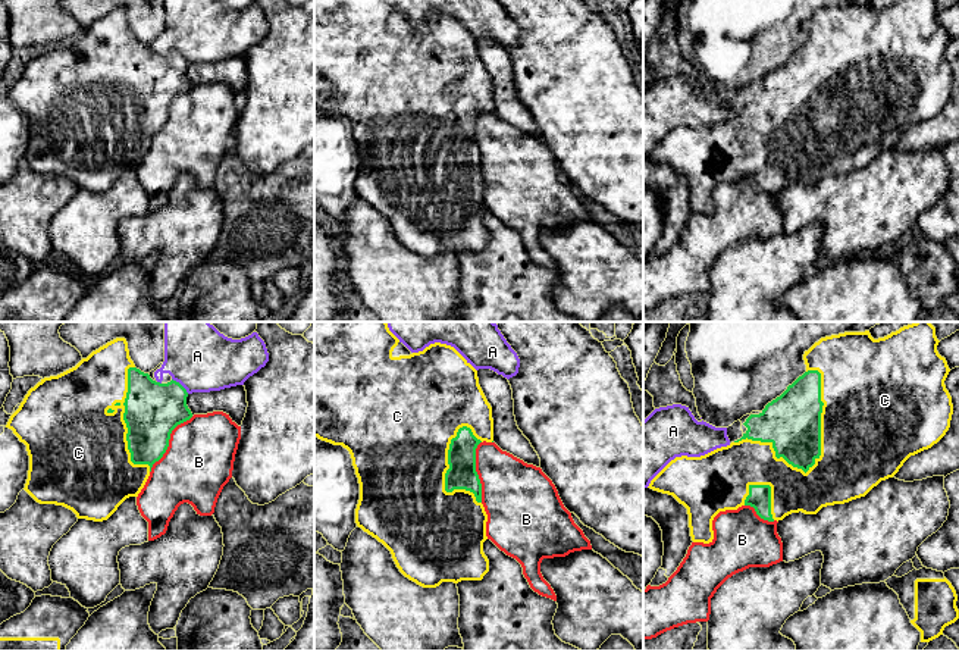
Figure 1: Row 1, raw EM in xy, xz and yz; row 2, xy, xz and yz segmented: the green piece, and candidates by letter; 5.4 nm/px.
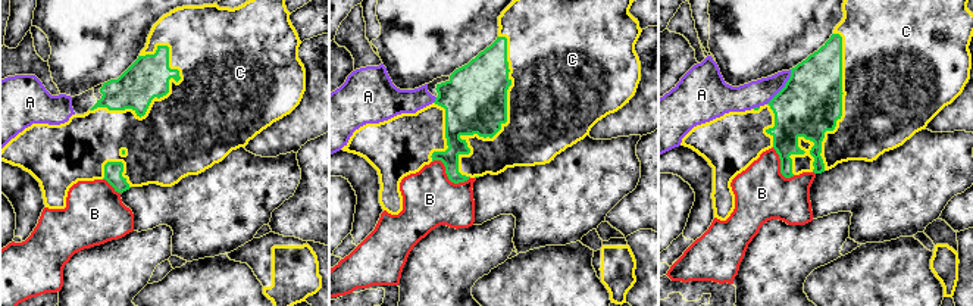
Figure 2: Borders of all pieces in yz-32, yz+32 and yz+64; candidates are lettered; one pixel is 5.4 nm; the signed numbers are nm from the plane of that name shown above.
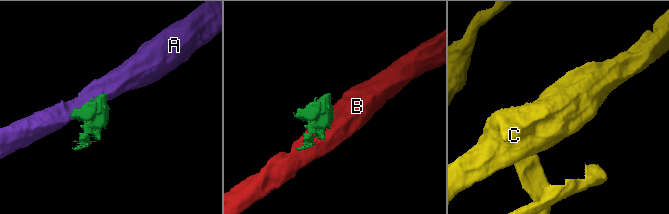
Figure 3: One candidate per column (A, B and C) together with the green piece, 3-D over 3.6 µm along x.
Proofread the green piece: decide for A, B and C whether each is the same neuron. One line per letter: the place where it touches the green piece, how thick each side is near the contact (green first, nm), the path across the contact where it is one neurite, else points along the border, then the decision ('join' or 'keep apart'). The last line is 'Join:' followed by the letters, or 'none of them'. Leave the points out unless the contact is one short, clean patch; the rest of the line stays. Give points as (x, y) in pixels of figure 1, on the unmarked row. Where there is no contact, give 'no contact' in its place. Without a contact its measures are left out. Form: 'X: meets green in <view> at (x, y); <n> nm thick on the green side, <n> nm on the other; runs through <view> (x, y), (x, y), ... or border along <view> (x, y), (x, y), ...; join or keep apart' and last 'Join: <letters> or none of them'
A: meets green in xy at (181, 56); 300 nm thick on the green side, 340 nm on the other; keep apart
B: meets green in xy at (168, 112); 300 nm thick on the green side, 380 nm on the other; keep apart
C: meets green in yz at (814, 132); 320 nm thick on the green side, 420 nm on the other; join
Join: C

